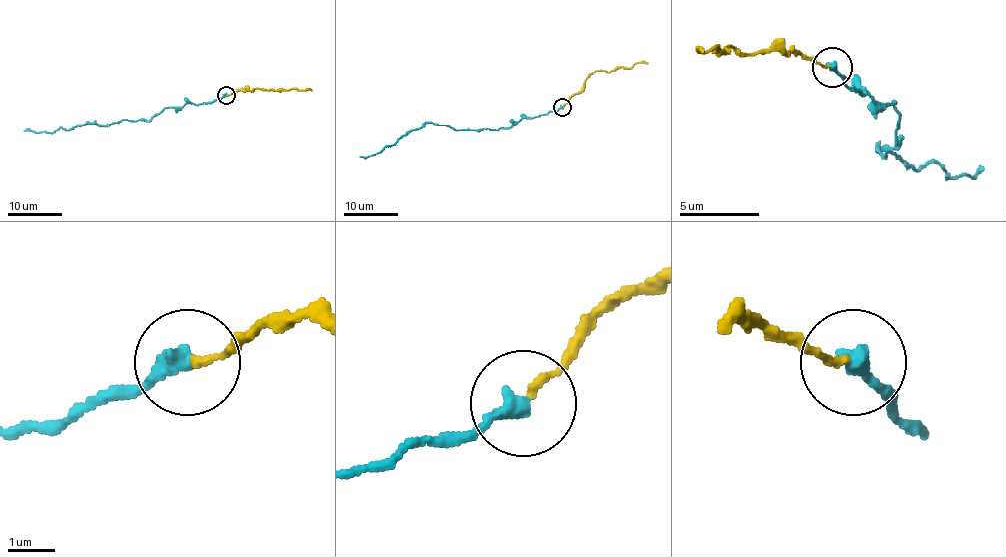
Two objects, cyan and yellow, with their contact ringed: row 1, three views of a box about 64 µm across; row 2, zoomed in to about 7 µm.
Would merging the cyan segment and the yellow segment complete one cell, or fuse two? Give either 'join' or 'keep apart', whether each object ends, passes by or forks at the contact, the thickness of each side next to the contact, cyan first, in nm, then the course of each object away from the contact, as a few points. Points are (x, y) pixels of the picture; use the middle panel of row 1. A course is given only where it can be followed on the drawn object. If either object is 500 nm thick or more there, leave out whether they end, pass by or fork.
join; cyan ends there; yellow ends there; 400 nm thick on the cyan side, 140 nm on the other; cyan runs (563, 107), (494, 130), (457, 130), (425, 122), (390, 146), (367, 157), (360, 156); yellow runs (563, 106), (596, 71), (610, 72), (632, 68), (637, 63), (648, 64)

